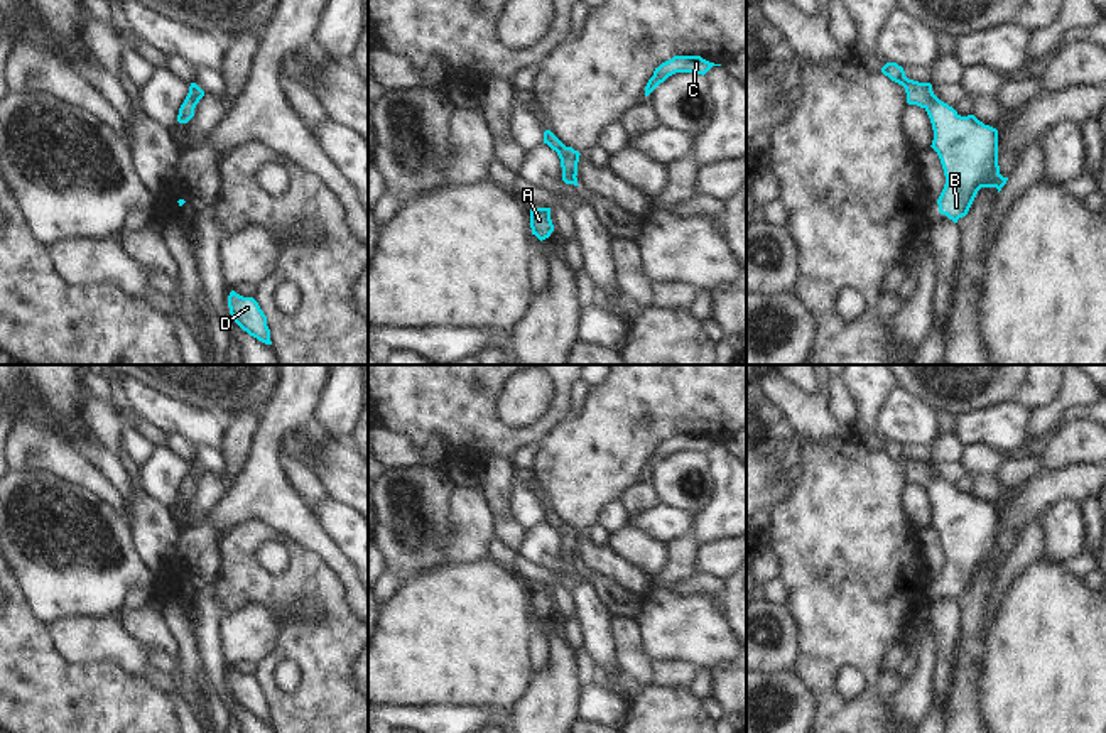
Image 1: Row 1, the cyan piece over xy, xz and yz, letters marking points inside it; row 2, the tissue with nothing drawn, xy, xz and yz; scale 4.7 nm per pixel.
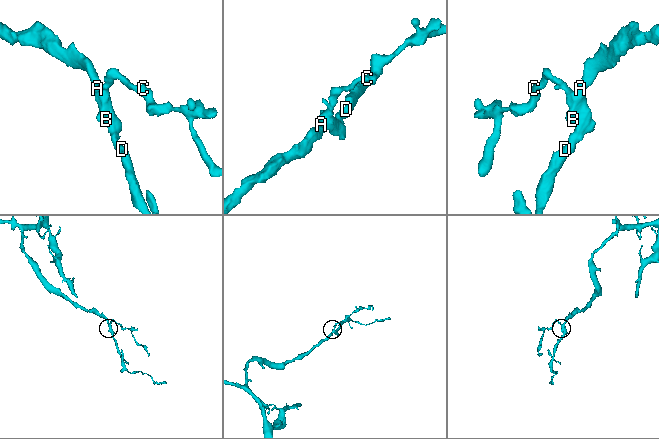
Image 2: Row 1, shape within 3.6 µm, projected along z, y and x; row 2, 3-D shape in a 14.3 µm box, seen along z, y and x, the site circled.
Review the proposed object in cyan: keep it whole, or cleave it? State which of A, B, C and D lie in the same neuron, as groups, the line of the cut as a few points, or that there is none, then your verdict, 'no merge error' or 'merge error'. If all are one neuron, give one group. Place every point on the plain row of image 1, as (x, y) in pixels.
groups A B C D; cut none; no merge error

